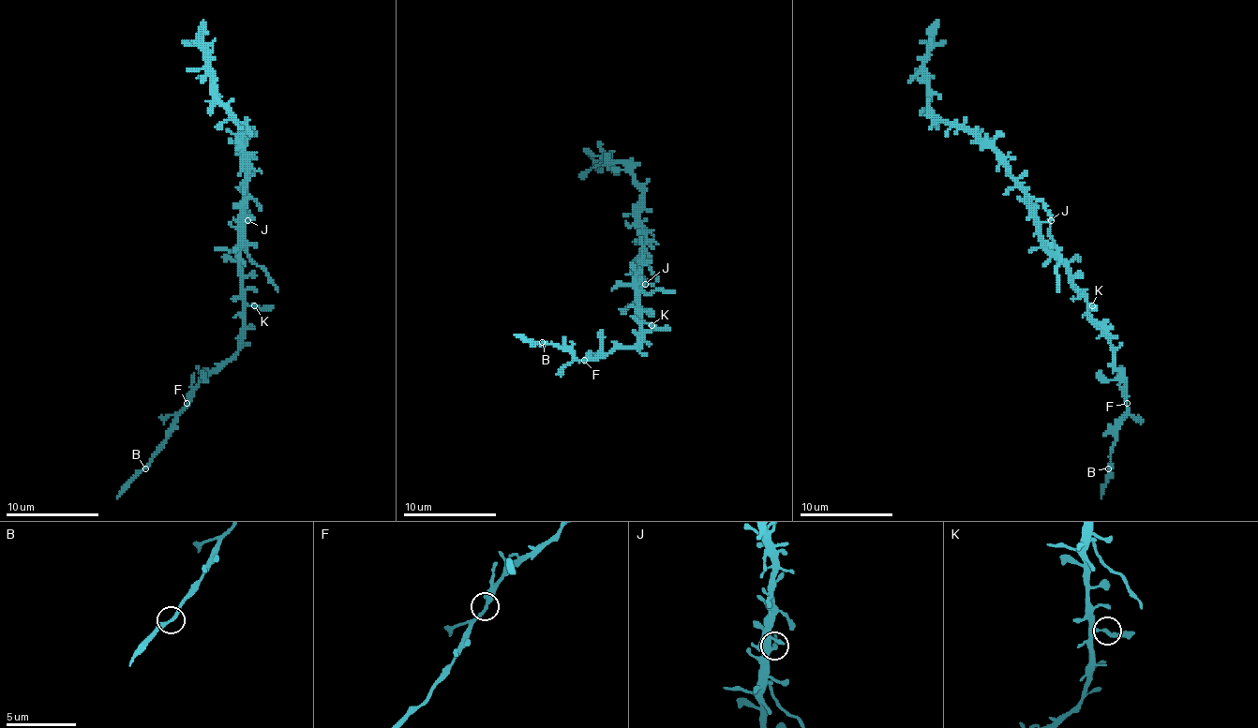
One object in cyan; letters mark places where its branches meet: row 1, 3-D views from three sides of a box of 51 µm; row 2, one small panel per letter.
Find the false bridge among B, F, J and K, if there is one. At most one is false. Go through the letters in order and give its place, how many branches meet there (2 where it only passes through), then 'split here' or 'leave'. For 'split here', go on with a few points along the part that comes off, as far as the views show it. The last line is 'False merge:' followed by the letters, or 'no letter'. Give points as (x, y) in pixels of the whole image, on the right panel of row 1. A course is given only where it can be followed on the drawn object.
B: at (1108, 468); 2 branches meet; leave
F: at (1127, 403); 2 branches meet; leave
J: at (1051, 220); 2 branches meet; split here; foreign part runs (1050, 219), (1053, 243), (1059, 257), (1059, 291)
K: at (1092, 305); 2 branches meet; leave
False merge: J

